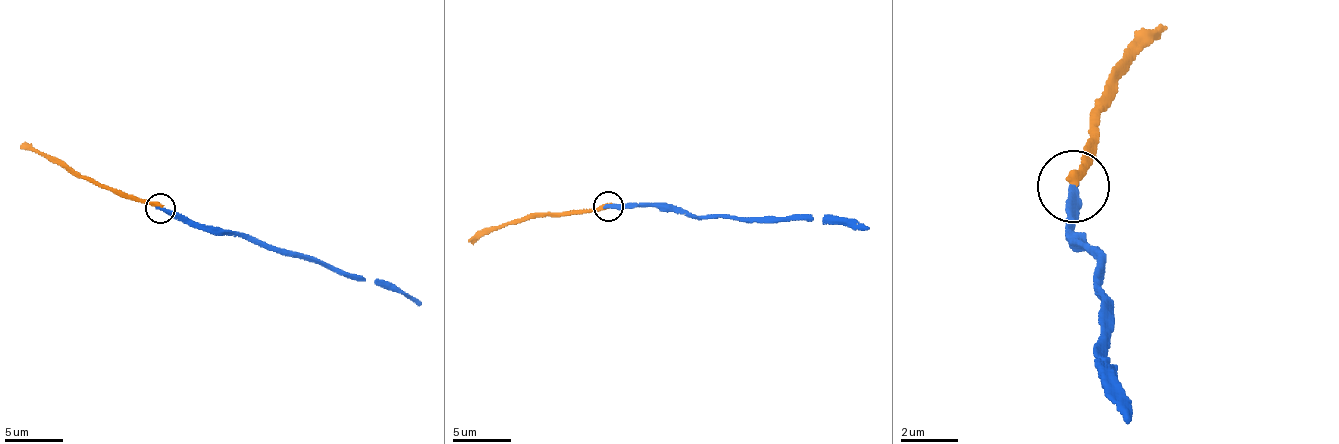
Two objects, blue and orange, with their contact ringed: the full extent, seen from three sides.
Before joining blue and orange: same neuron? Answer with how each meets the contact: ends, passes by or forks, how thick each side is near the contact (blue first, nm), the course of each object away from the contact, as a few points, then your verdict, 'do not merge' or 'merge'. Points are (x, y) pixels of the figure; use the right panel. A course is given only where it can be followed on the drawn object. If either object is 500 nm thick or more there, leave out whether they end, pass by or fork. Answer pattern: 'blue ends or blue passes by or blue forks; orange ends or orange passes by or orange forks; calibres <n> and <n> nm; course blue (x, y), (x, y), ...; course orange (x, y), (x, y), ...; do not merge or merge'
blue ends; orange ends; calibres 280 and 300 nm; course blue (1075, 187), (1075, 238), (1097, 260), (1104, 296), (1097, 360), (1104, 396), (1126, 425); course orange (1075, 187), (1089, 123), (1162, 29); do not merge

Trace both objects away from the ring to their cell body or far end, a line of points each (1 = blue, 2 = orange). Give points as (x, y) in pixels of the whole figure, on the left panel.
1: (161, 209), (205, 229), (232, 229), (246, 238), (290, 253), (314, 256), (364, 279), (384, 279), (420, 306)
2: (161, 209), (90, 182), (20, 144)

